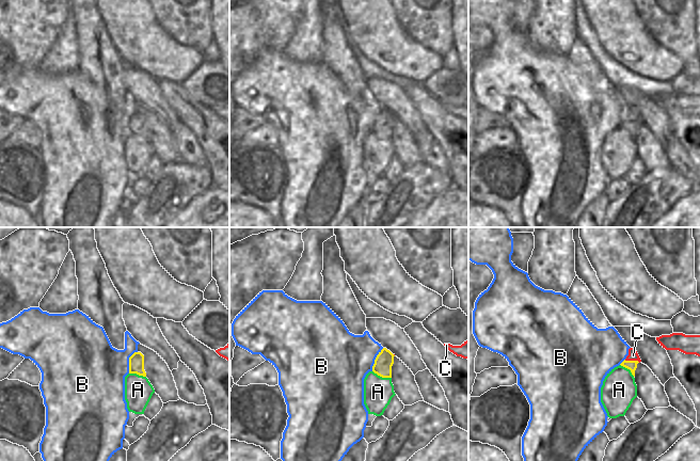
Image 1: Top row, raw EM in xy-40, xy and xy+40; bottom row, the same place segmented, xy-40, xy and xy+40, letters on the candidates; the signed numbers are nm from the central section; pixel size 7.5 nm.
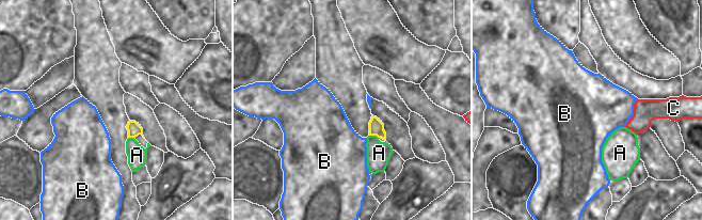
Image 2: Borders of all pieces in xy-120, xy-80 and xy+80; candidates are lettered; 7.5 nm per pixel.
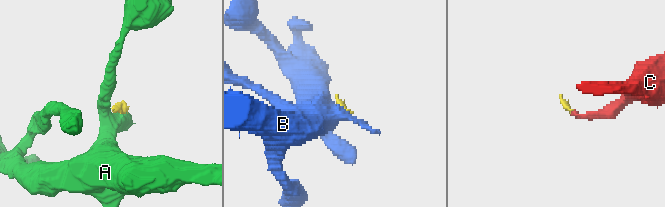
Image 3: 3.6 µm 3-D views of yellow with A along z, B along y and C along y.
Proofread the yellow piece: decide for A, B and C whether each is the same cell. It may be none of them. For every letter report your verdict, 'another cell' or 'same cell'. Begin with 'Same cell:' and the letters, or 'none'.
Same cell: C
A: another cell
B: another cell
C: same cell

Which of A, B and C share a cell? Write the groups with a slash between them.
A / B / C

